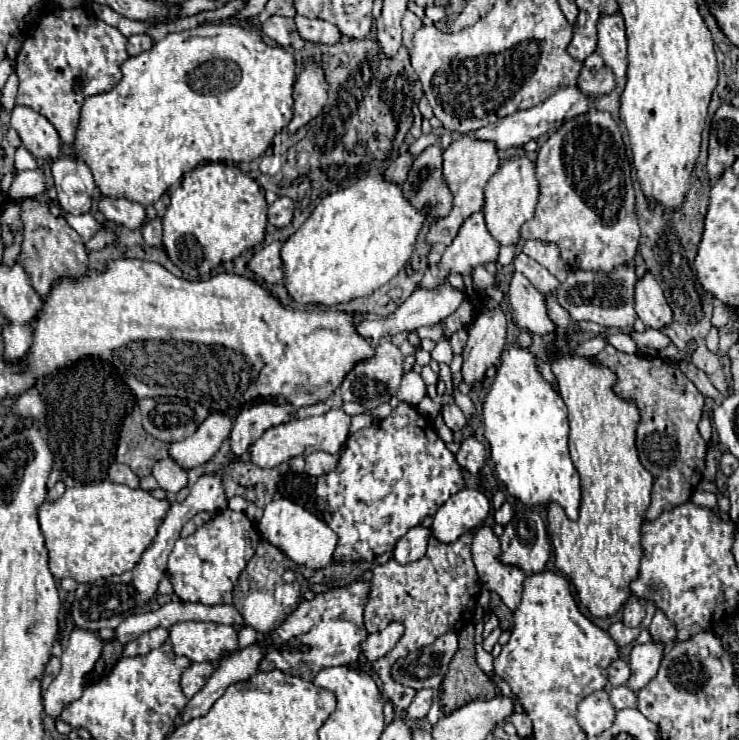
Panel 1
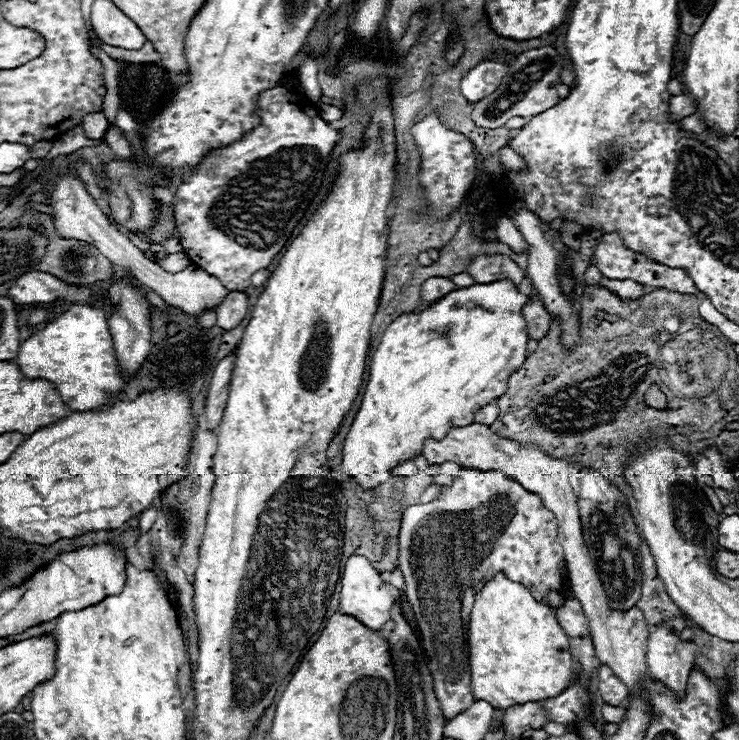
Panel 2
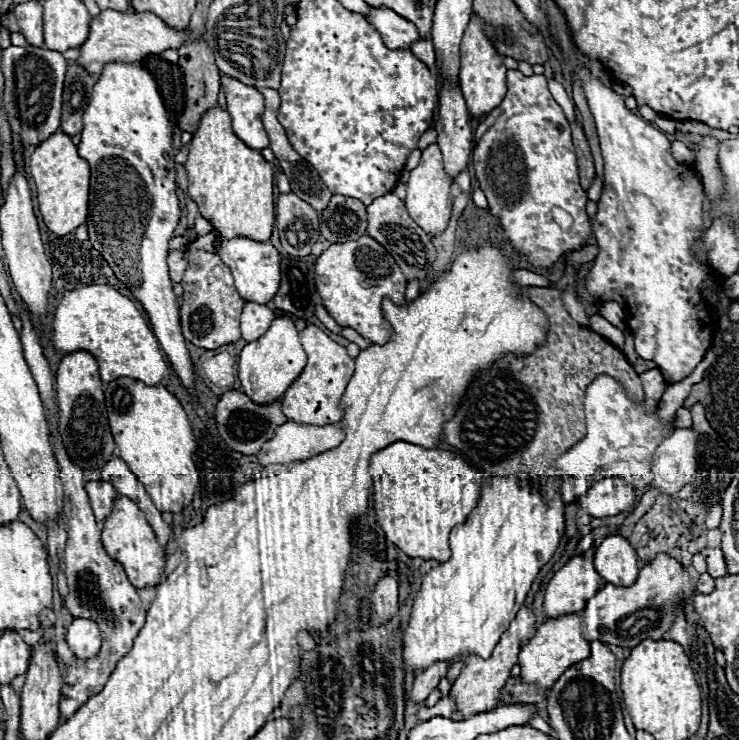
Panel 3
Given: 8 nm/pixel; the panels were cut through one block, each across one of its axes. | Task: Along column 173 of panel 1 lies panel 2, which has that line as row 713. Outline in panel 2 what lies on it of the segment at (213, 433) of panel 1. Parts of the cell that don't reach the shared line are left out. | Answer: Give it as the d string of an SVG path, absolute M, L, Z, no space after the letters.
M462 468L454 476L452 486L440 486L440 494L436 500L414 504L404 510L398 534L398 548L398 568L402 570L406 580L404 594L414 610L422 634L422 646L428 652L428 668L434 678L436 696L440 700L444 718L452 720L474 702L470 690L470 660L466 636L472 604L476 600L476 594L480 592L478 588L482 588L496 574L502 572L508 580L524 584L530 594L540 602L548 596L550 590L560 592L564 588L564 574L560 572L564 564L564 554L558 542L558 520L536 494L528 492L522 484L508 478L506 474Z

